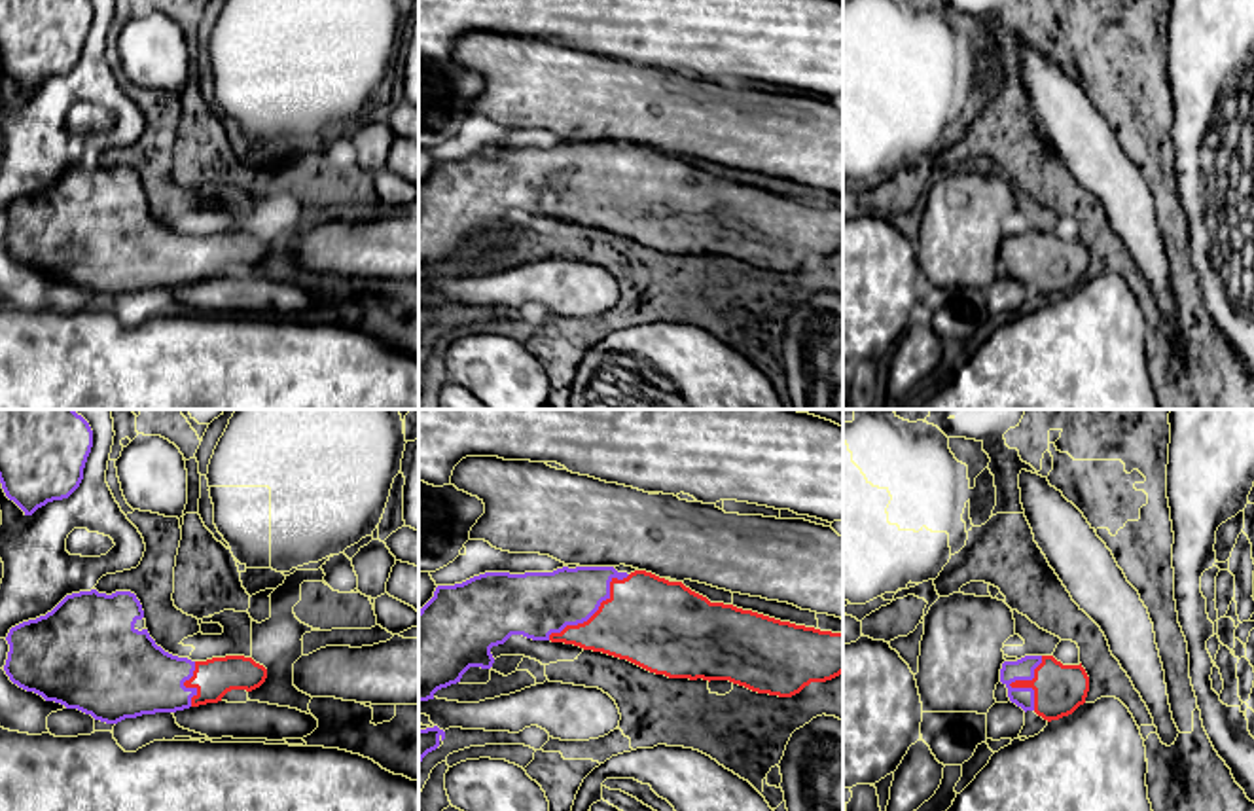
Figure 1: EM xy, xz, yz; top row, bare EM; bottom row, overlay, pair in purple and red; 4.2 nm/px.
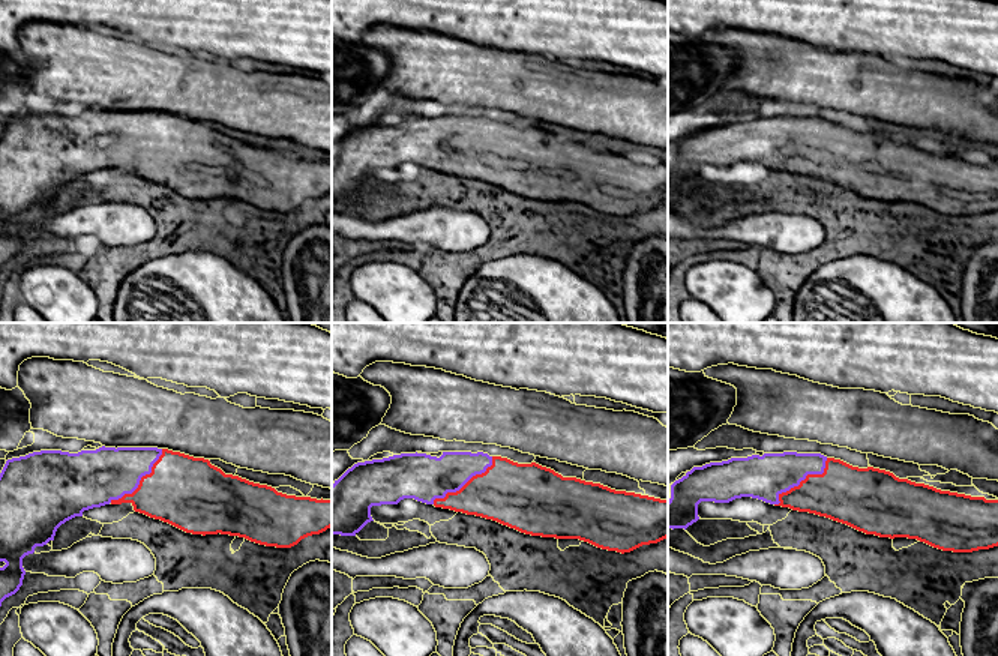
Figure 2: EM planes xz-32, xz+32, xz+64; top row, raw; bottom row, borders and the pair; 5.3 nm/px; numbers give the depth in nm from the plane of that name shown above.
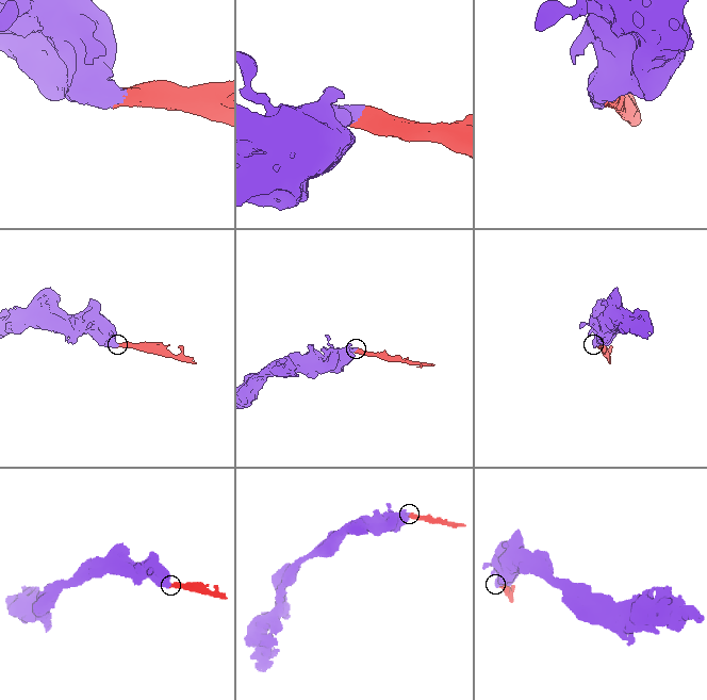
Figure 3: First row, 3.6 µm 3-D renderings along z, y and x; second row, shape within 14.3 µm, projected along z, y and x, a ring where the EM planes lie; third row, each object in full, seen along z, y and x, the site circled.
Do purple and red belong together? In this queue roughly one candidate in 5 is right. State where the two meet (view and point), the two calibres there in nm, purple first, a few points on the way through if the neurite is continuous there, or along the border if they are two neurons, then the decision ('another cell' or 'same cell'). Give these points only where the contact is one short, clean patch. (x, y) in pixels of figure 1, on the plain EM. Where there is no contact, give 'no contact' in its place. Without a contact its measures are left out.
meets purple in xz at (593, 188); 280 nm thick on the purple side, 380 nm on the other; runs through xz (537, 179), (593, 188), (648, 196); same cell

